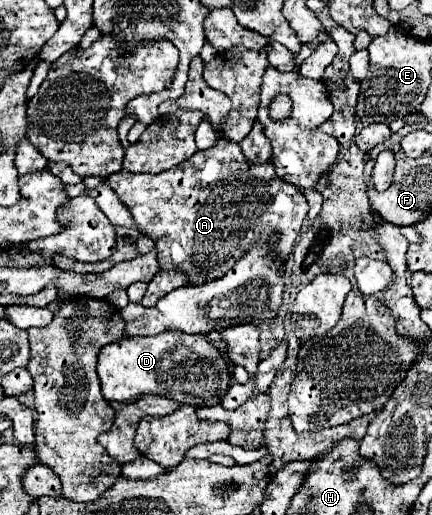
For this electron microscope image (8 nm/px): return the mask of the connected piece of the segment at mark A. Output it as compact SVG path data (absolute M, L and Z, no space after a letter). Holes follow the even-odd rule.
M219 138L211 150L159 174L119 170L105 178L119 200L129 208L139 230L155 240L161 270L185 270L189 284L221 278L257 242L279 234L277 258L285 260L307 216L307 200L299 188L275 174L271 162L249 164L241 146ZM135 200L143 200L135 204Z

